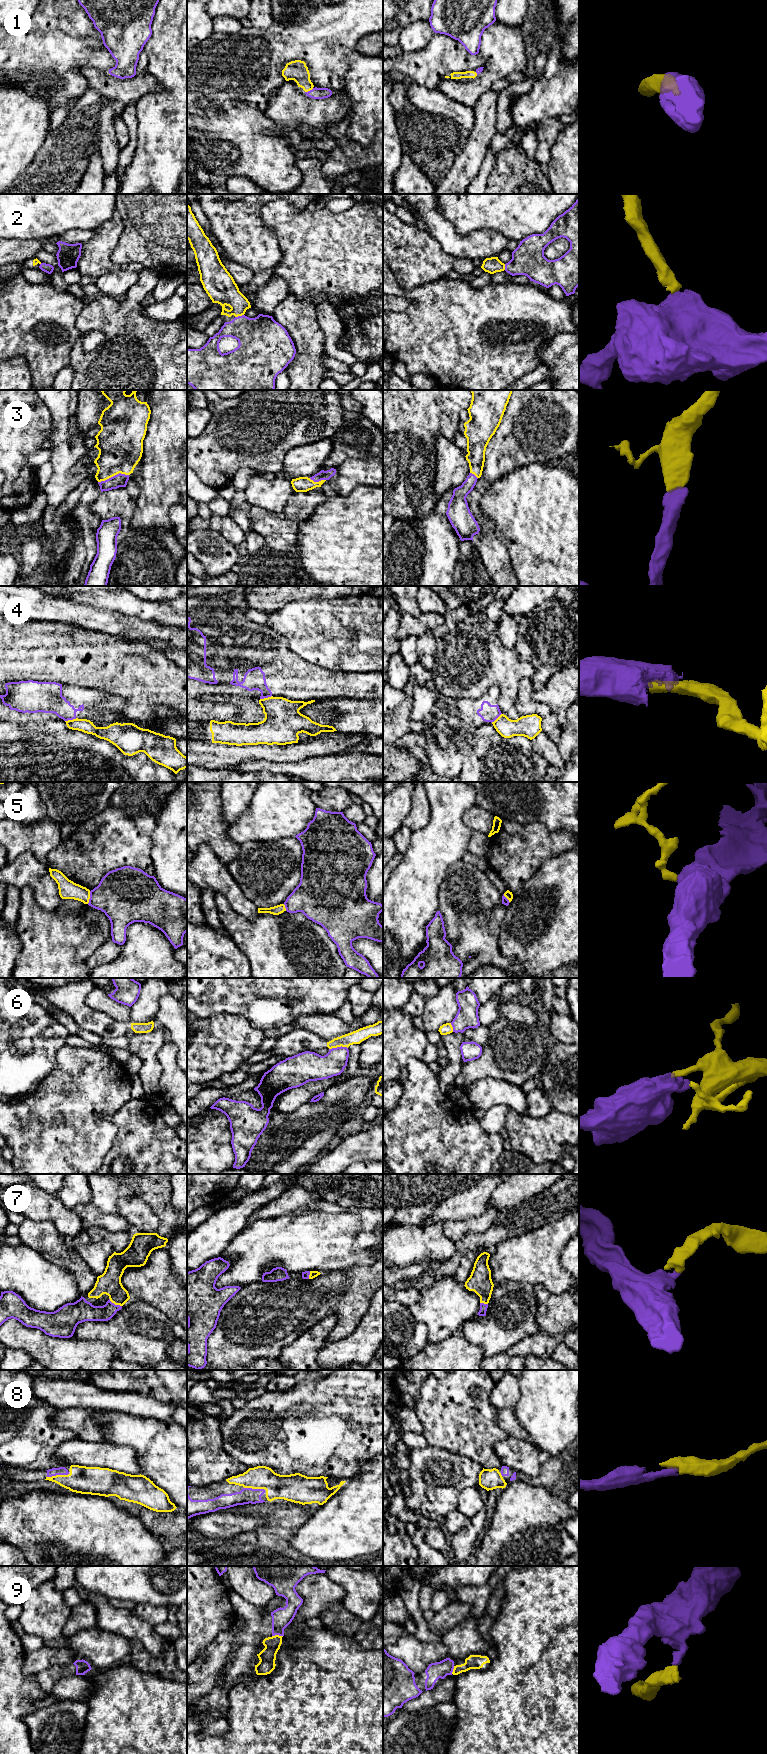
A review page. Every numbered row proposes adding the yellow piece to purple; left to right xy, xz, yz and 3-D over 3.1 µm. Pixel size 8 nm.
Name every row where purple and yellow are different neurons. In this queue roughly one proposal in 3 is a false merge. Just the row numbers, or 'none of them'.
4, 5, 6, 9

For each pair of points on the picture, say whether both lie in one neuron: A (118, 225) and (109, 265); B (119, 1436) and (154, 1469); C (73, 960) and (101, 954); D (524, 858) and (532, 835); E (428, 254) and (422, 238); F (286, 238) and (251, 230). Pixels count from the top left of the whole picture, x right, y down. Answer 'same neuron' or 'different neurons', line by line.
A: same neuron
B: same neuron
C: different neurons
D: same neuron
E: same neuron
F: different neurons

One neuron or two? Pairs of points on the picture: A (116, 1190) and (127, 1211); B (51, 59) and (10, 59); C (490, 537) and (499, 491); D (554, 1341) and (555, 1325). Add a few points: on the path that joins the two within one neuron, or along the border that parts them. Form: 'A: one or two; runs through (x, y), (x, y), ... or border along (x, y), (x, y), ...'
A: two; border along (135, 1195), (120, 1198), (117, 1202), (118, 1212)
B: one; runs through (41, 59), (20, 59)
C: two; border along (480, 501), (480, 507), (506, 541)
D: two; border along (539, 1330), (547, 1334), (563, 1334)

